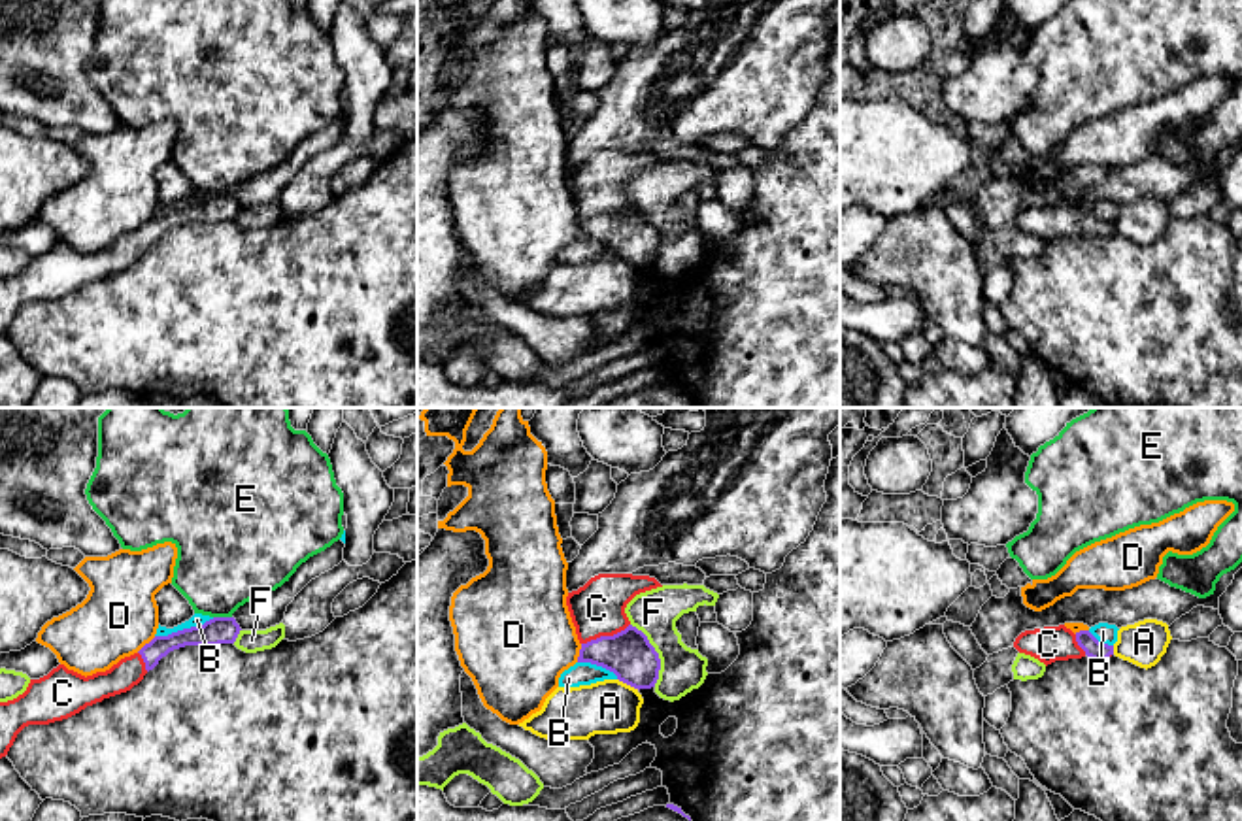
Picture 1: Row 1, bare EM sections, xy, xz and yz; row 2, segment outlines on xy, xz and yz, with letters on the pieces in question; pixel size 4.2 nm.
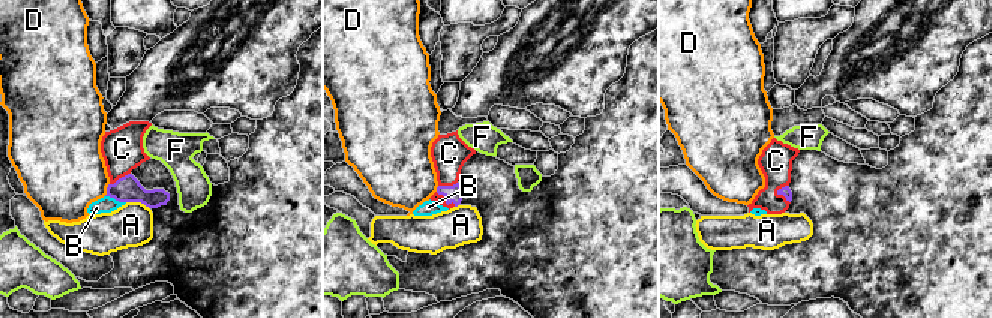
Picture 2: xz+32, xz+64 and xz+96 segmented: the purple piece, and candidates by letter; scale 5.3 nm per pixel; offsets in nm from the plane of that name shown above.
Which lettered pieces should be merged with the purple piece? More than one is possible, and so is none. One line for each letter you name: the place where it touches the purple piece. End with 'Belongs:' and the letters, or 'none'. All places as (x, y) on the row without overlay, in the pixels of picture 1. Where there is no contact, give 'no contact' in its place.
C: contact xz (604, 214)
Belongs: C

